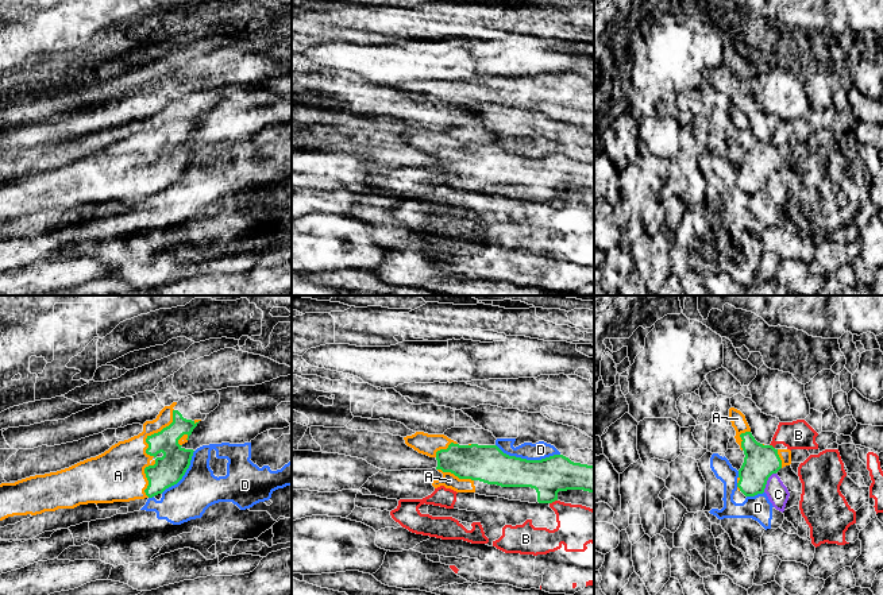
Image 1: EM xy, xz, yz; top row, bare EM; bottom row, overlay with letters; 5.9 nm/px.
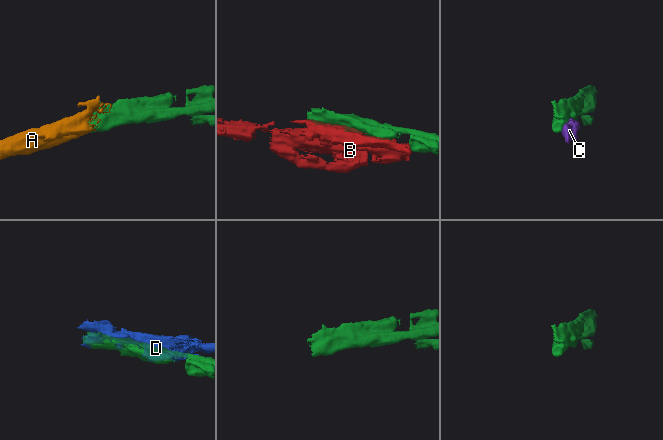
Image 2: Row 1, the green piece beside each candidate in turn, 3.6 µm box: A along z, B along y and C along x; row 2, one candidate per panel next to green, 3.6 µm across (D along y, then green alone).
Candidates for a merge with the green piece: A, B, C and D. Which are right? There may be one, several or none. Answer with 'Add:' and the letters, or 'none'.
Add: A

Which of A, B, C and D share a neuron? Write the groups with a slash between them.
A / B C / D

